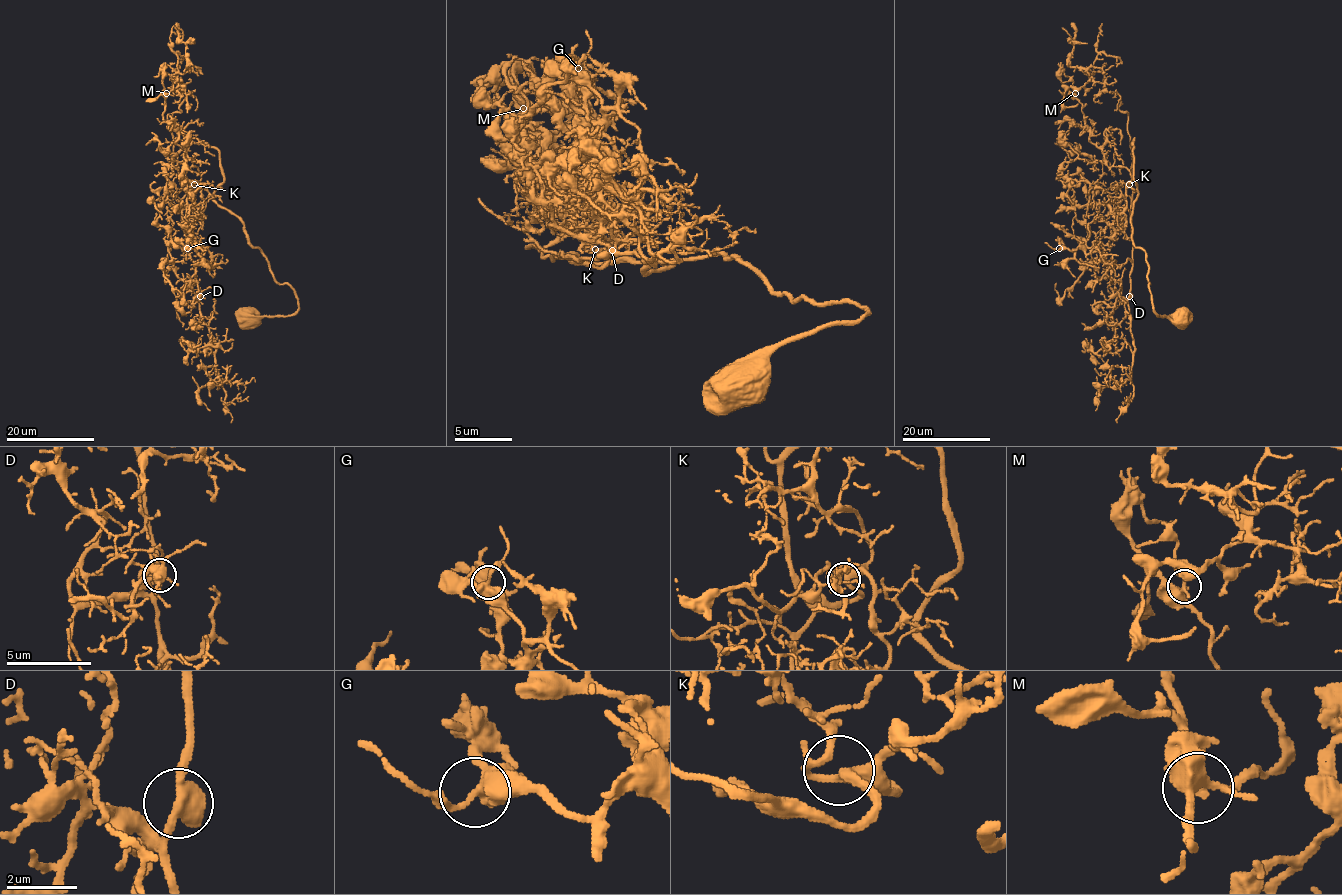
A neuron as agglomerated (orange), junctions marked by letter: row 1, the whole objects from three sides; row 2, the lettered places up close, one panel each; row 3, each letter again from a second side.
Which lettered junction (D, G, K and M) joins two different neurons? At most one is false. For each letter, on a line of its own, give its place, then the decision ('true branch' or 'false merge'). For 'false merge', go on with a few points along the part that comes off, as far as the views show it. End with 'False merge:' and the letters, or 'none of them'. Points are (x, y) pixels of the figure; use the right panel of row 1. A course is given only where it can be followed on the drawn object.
D: at (1129, 296); true branch
G: at (1059, 248); true branch
K: at (1129, 184); true branch
M: at (1075, 93); true branch
False merge: none of them

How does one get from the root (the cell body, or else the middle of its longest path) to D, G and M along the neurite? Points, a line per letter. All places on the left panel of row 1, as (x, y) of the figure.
D: (247, 317), (291, 316), (298, 298), (213, 199), (220, 154), (192, 138), (177, 166), (200, 296)
G: (247, 317), (298, 298), (213, 199), (220, 154), (195, 138), (177, 158), (206, 204), (187, 248)
M: (247, 317), (298, 298), (213, 199), (215, 148), (191, 139), (179, 183), (200, 175), (166, 93)

